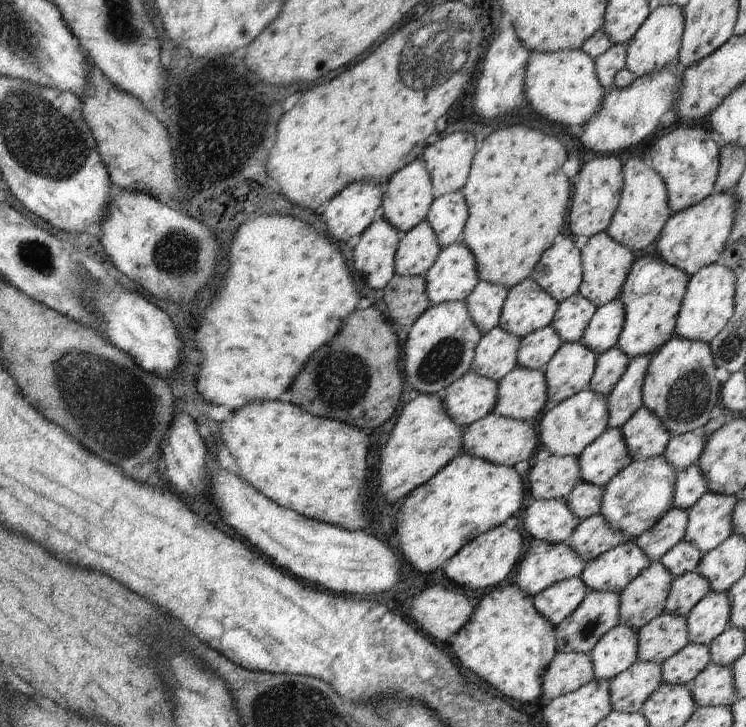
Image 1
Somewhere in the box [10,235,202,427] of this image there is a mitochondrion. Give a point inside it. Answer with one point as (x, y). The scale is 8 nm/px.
(36, 256)

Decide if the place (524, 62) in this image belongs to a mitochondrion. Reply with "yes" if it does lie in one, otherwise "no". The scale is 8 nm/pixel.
no

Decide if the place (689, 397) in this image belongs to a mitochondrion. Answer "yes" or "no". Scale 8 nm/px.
yes

